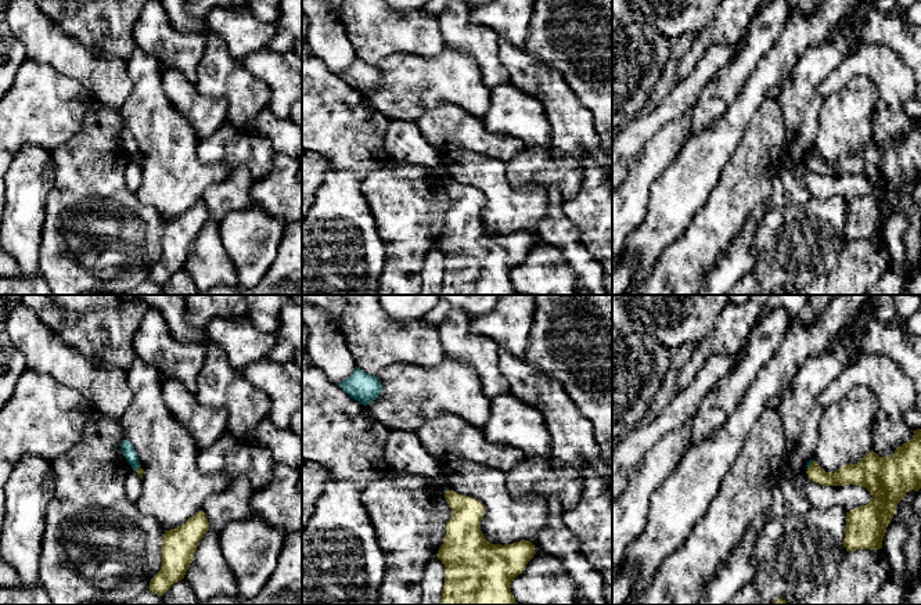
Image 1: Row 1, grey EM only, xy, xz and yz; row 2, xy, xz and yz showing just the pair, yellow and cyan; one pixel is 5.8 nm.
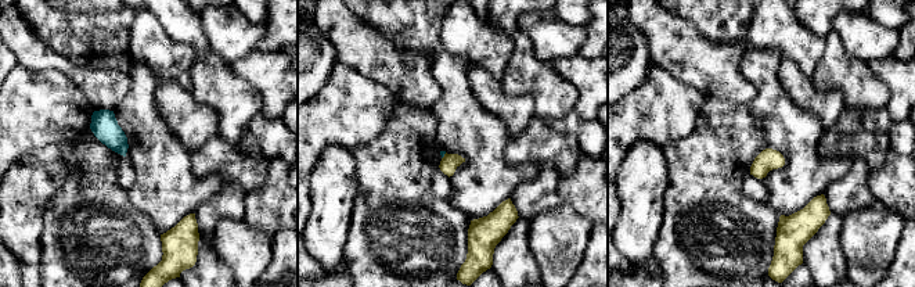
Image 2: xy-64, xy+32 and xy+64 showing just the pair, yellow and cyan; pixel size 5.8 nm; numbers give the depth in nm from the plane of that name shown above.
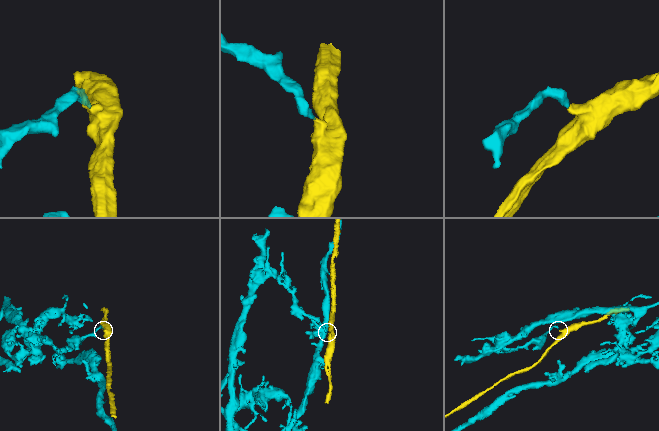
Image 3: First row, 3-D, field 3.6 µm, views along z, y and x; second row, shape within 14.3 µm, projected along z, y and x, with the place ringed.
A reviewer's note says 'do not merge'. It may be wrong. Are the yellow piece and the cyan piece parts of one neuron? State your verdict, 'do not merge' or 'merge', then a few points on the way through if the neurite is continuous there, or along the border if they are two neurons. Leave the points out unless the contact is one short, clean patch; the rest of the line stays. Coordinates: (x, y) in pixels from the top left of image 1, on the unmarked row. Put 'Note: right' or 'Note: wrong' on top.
Note: right
do not merge | along yz (813, 150), (808, 158)

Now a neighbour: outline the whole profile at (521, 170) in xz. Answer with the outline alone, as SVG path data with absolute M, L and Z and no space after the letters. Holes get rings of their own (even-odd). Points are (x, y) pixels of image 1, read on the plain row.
M525 147L506 163L506 174L514 188L536 184L539 188L558 188L573 197L582 188L584 173L573 158L555 159L551 151Z

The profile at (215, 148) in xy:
M226 119L212 136L199 140L197 155L201 163L223 162L231 170L242 168L253 180L262 180L271 172L276 152L267 137L248 127L237 129Z

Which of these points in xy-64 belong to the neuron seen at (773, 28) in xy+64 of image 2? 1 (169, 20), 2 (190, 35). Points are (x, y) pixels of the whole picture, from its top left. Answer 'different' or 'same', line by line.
1: different
2: different

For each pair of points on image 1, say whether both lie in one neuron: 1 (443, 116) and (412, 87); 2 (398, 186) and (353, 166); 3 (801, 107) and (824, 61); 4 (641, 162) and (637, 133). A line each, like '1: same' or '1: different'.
1: different
2: different
3: same
4: different

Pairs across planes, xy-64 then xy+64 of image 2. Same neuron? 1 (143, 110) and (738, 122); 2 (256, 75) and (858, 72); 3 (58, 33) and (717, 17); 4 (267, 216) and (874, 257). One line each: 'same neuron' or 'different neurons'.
1: different neurons
2: different neurons
3: same neuron
4: different neurons

